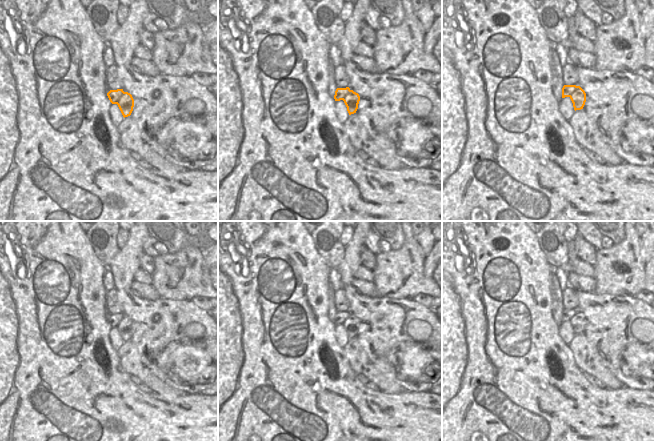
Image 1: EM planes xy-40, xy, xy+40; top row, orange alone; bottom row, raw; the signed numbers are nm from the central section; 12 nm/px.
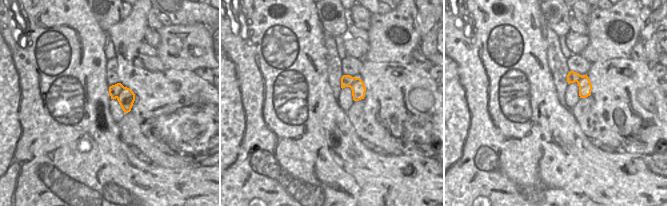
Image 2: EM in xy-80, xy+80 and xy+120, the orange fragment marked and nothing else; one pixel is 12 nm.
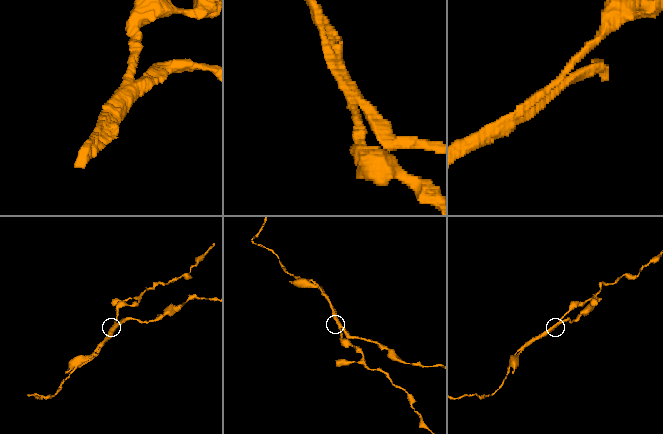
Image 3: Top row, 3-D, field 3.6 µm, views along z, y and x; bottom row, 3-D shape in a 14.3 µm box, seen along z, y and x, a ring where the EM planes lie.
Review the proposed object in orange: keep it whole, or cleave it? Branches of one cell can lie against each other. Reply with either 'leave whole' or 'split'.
split

